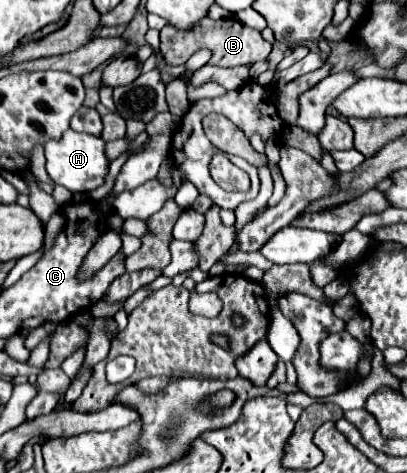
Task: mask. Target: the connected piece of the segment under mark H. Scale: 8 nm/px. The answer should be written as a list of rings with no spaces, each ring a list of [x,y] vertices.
[[[66,130],[62,138],[50,140],[44,146],[46,152],[46,170],[54,184],[68,188],[70,192],[92,192],[104,184],[110,160],[106,156],[106,142],[100,136],[80,134],[74,130]]]

